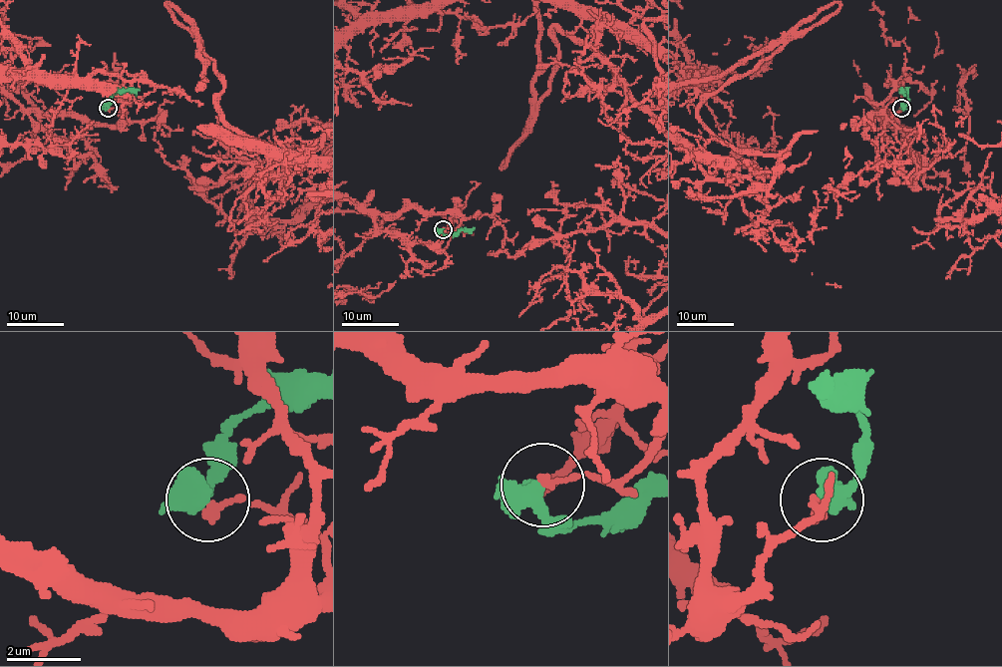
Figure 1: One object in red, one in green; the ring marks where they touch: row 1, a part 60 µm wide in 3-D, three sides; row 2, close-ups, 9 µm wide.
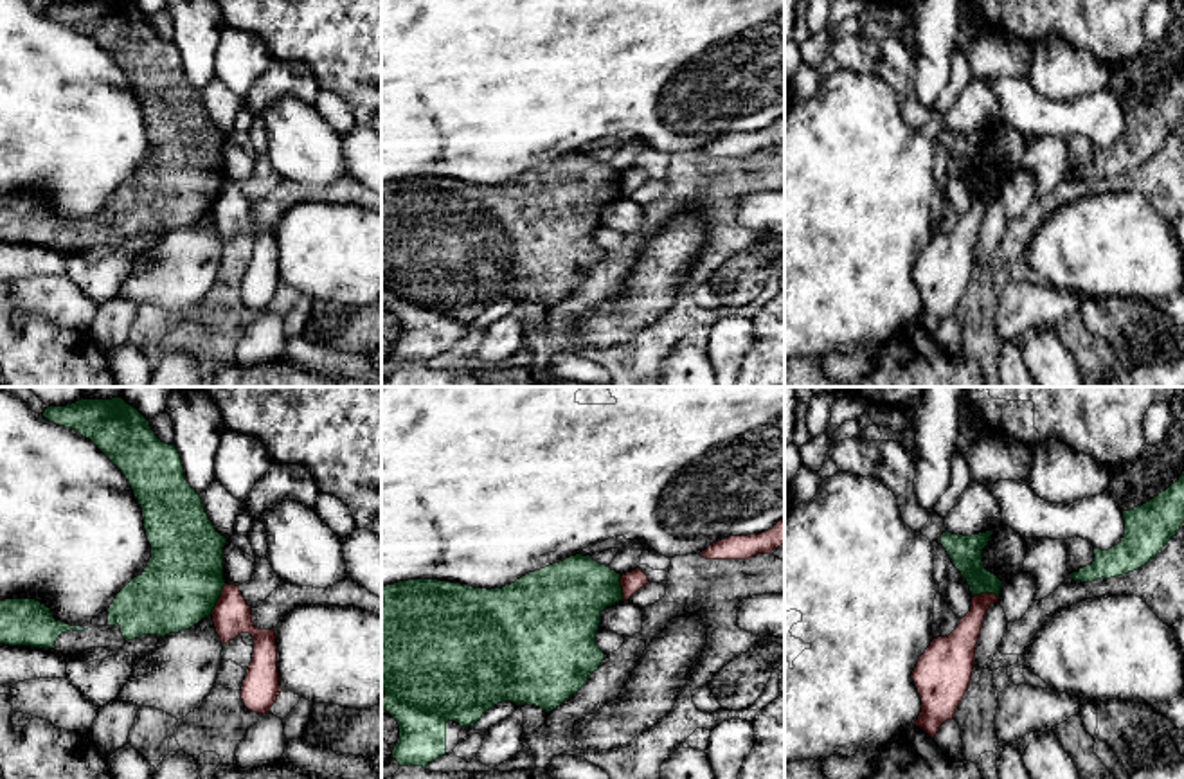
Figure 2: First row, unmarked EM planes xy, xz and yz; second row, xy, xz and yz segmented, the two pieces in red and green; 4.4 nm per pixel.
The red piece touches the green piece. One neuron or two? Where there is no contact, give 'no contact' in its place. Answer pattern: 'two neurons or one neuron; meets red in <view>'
two neurons; meets red in xy

